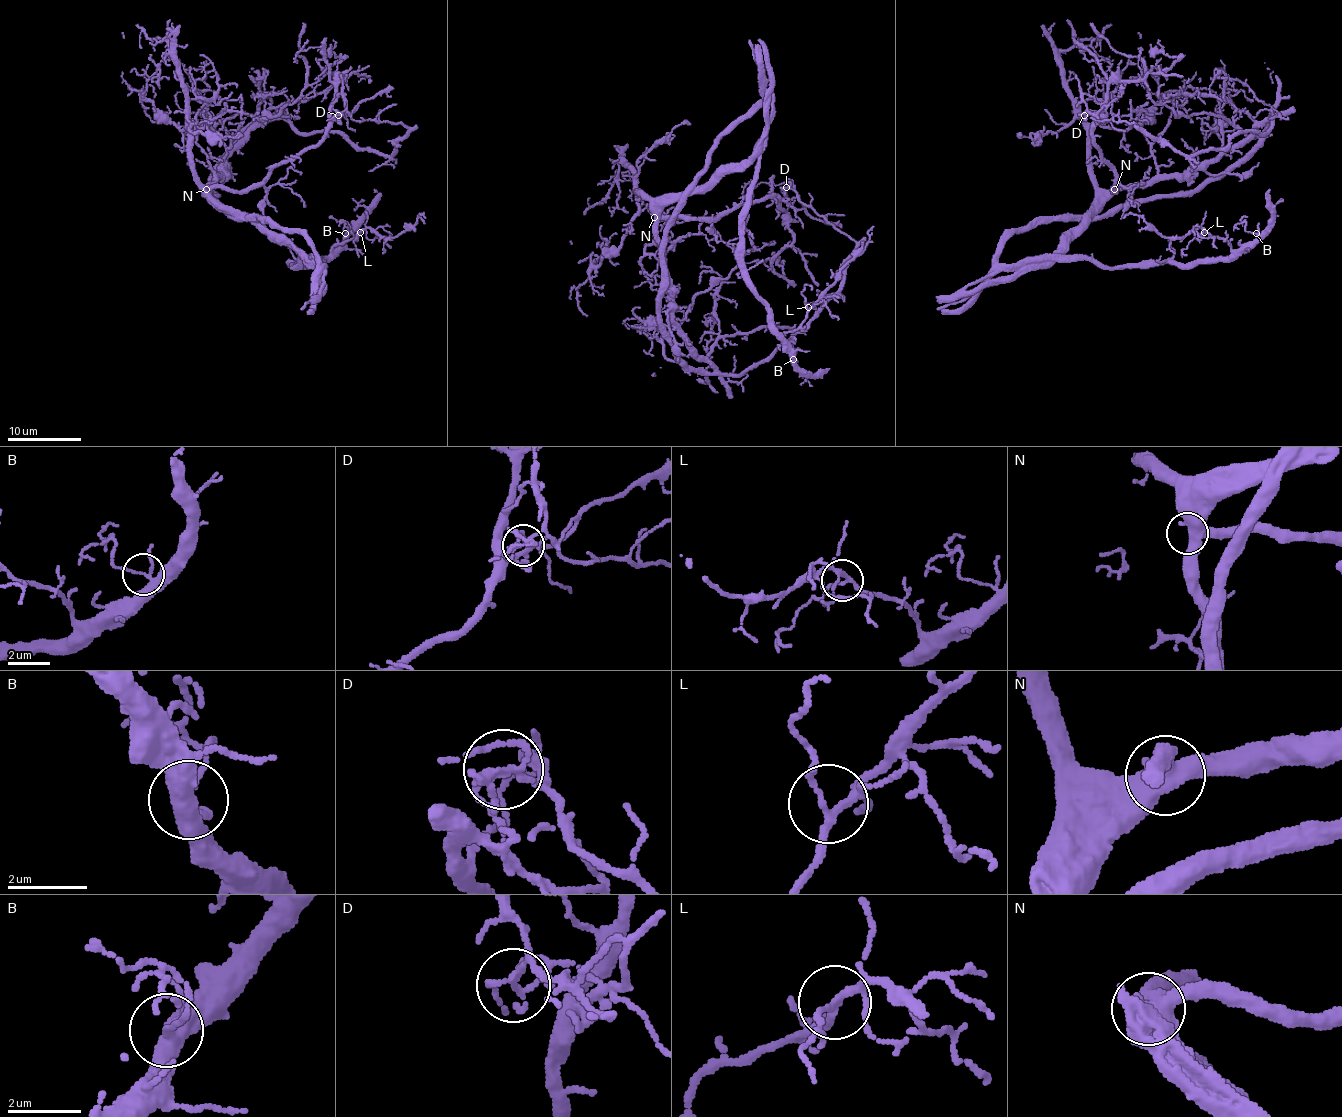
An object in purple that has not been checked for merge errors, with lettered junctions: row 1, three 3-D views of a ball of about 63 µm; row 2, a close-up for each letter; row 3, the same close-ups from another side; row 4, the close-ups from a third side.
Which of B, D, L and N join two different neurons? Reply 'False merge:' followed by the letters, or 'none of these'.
False merge: D

